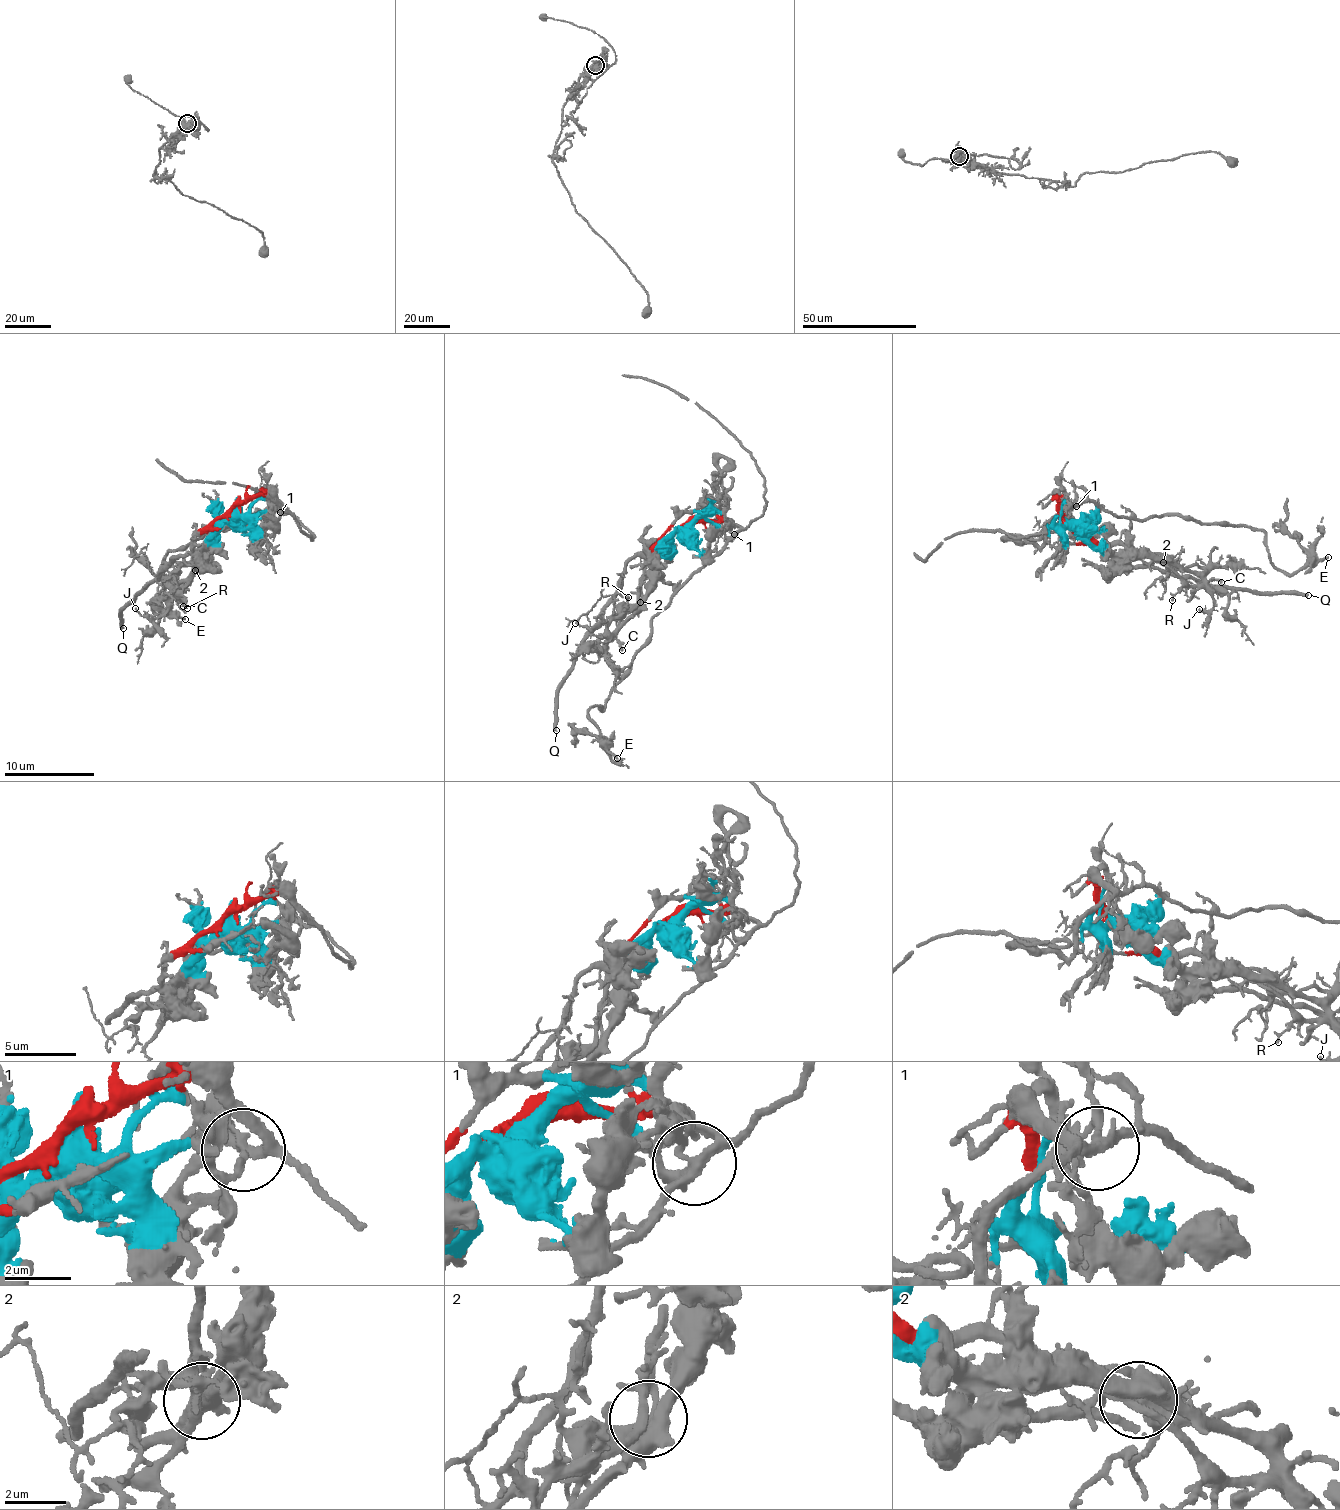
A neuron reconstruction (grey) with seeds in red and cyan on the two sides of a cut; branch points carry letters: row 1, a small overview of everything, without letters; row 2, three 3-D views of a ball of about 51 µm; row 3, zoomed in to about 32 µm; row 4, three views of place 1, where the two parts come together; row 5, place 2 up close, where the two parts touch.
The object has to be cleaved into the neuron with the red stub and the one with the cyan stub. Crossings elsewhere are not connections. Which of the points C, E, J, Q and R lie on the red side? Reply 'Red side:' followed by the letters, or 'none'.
Red side: E, R

